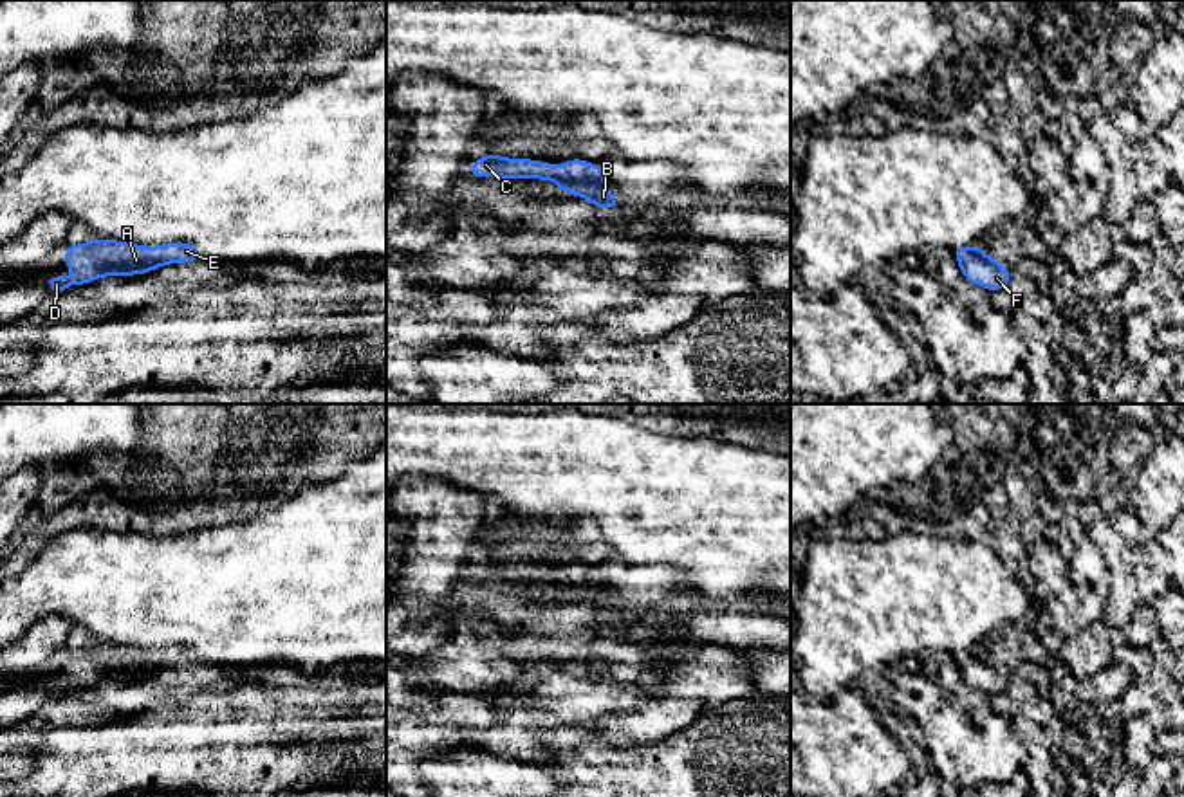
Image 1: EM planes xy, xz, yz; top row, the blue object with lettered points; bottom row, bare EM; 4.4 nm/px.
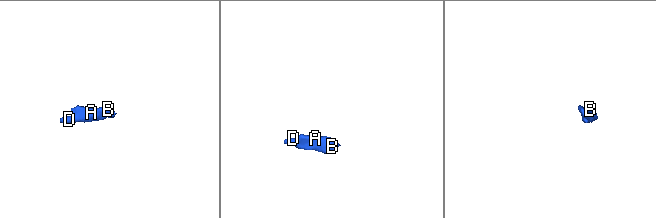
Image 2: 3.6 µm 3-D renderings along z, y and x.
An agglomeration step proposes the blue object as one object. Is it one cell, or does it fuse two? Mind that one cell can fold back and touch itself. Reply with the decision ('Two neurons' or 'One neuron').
One neuron

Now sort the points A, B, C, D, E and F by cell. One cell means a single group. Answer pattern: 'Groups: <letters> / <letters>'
Groups: A B C D E F

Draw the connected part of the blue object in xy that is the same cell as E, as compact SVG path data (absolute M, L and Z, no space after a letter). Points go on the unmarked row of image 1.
M88 644L81 649L67 649L65 665L76 678L74 683L49 680L51 698L61 698L72 689L87 689L101 680L146 678L162 667L197 665L200 656L193 647L166 647L143 651L116 644Z

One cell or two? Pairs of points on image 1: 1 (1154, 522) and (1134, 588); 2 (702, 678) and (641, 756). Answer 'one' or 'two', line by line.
1: two
2: two

